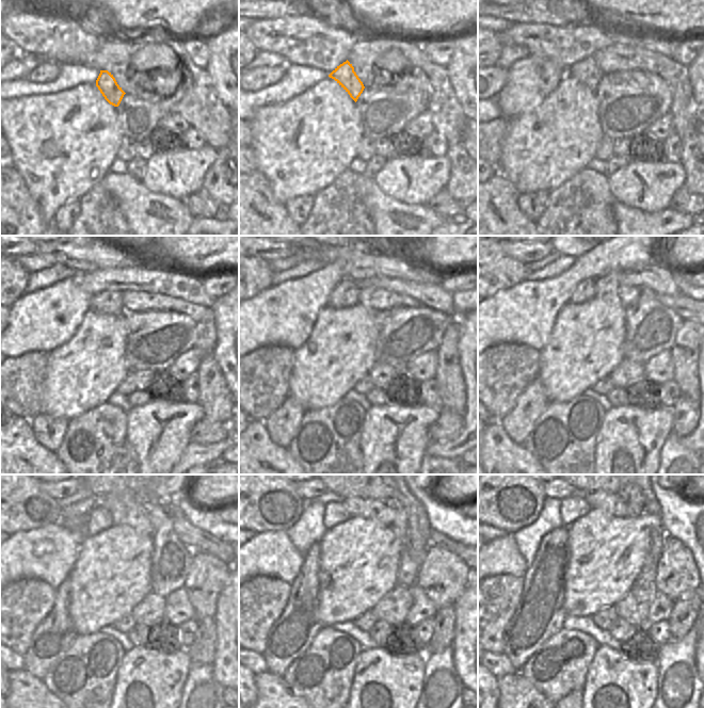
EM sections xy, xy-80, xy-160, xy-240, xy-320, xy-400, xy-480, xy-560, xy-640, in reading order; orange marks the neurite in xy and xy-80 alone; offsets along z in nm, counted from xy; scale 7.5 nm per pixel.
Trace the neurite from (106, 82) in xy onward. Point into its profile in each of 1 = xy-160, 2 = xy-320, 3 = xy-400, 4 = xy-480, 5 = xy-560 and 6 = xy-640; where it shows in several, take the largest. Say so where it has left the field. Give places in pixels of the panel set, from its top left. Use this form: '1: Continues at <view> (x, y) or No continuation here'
1: Continues at xy-160 (587, 71)
2: Continues at xy-320 (346, 294)
3: Continues at xy-400 (585, 291)
4: Continues at xy-480 (100, 518)
5: Continues at xy-560 (335, 514)
6: Continues at xy-640 (573, 508).

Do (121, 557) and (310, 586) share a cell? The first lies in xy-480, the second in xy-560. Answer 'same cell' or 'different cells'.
different cells

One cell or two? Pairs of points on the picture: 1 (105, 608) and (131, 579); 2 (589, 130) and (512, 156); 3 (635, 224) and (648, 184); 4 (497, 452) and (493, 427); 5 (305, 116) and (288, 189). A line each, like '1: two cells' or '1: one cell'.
1: one cell
2: one cell
3: two cells
4: one cell
5: one cell

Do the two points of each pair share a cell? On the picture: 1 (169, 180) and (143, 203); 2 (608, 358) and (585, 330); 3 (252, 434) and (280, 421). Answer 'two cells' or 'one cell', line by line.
1: two cells
2: one cell
3: two cells

